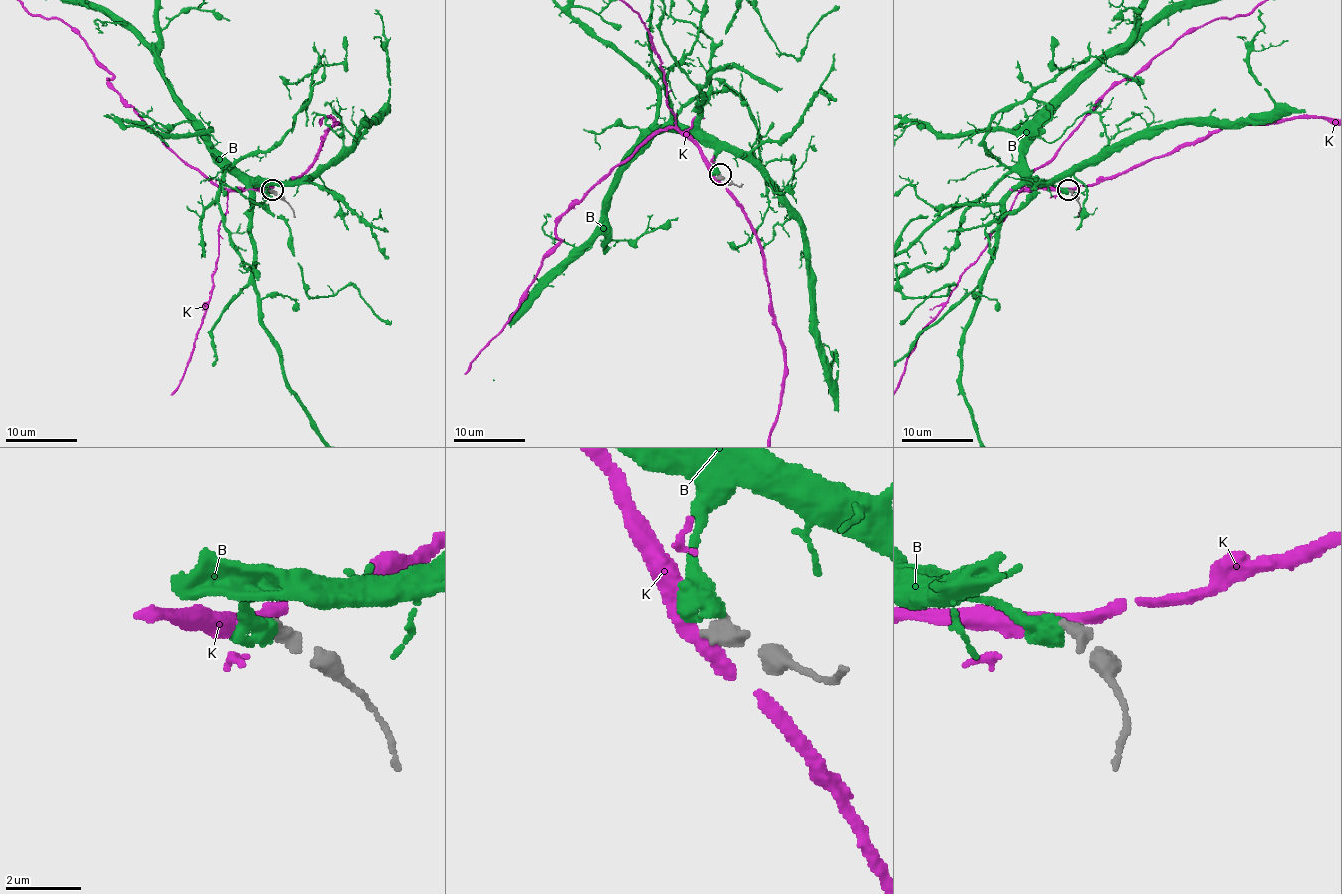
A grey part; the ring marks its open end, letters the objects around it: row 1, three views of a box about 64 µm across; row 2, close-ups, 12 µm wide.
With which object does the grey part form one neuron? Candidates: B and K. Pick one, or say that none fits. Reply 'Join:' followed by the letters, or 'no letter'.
Join: B

